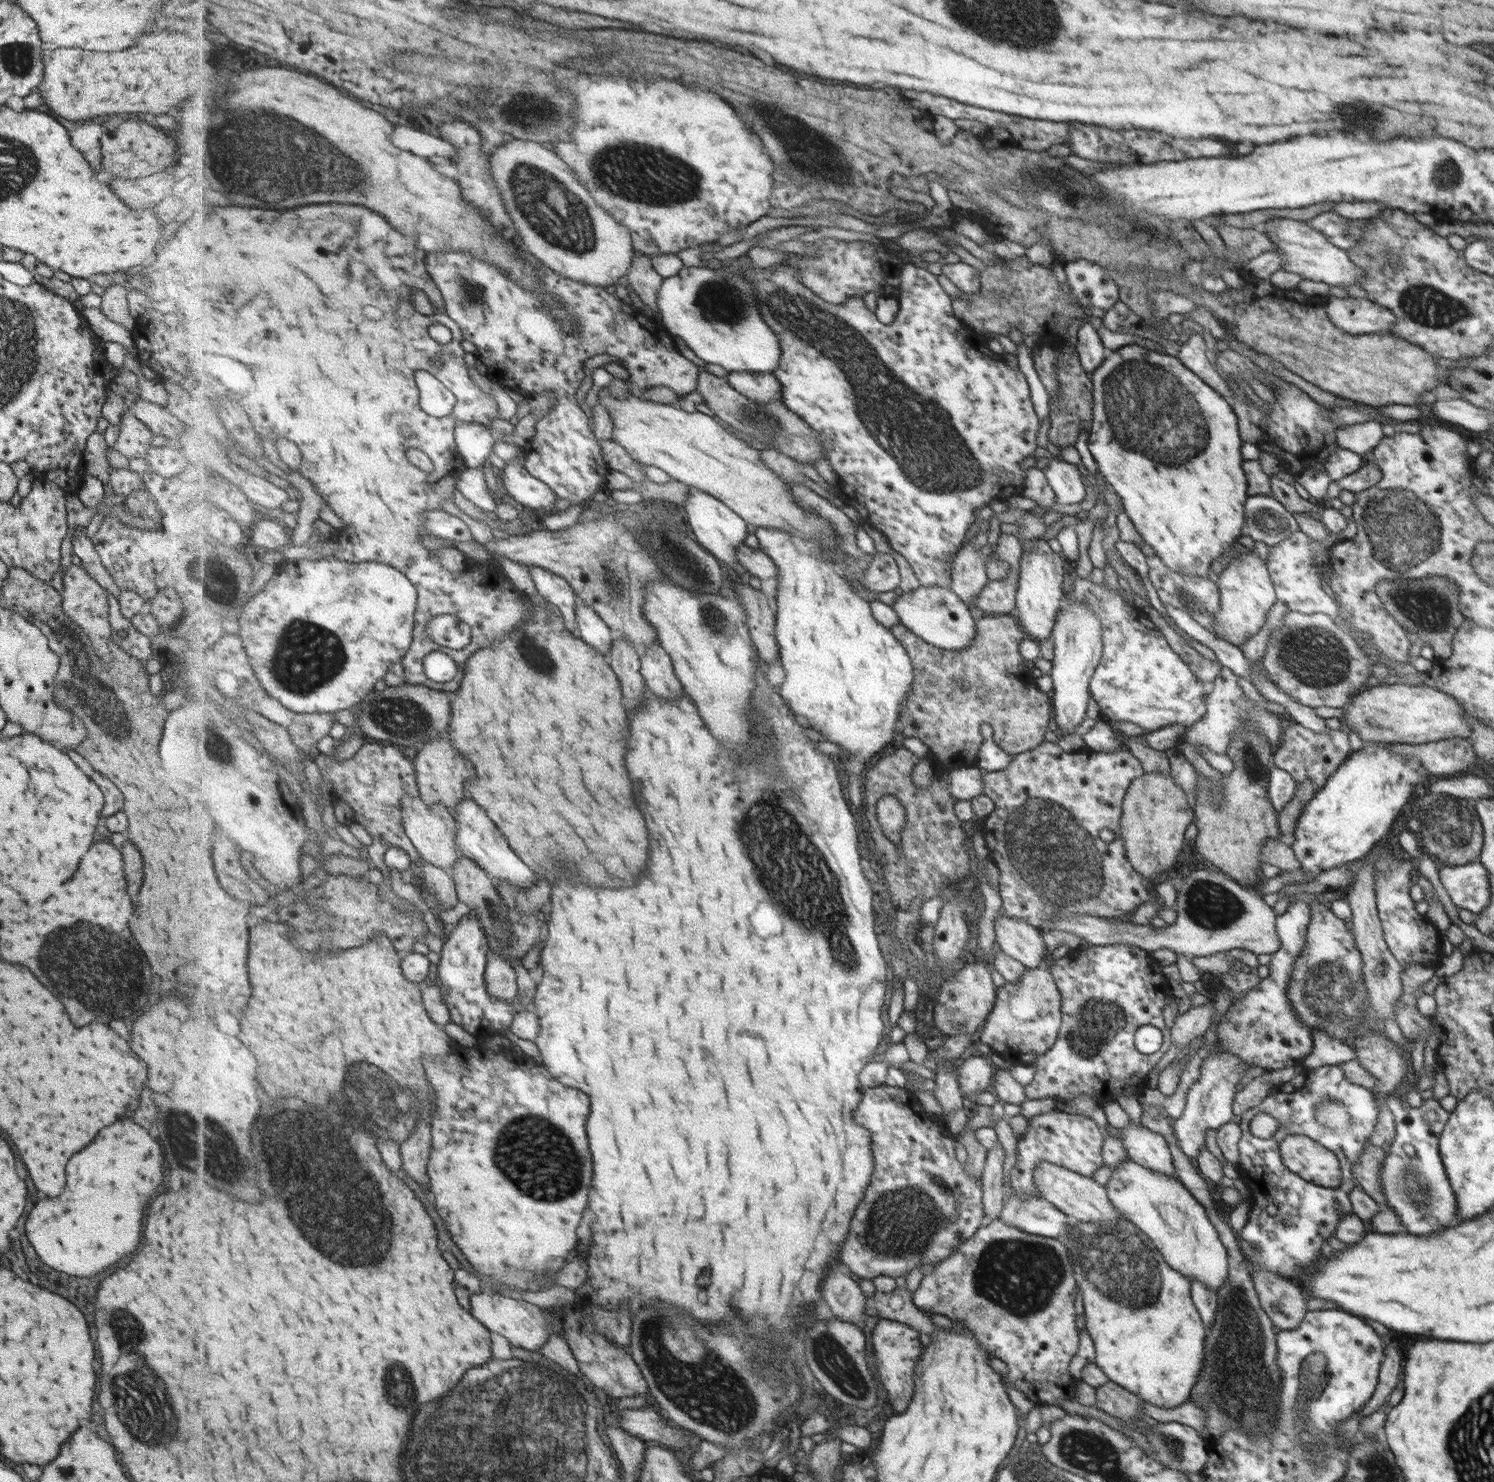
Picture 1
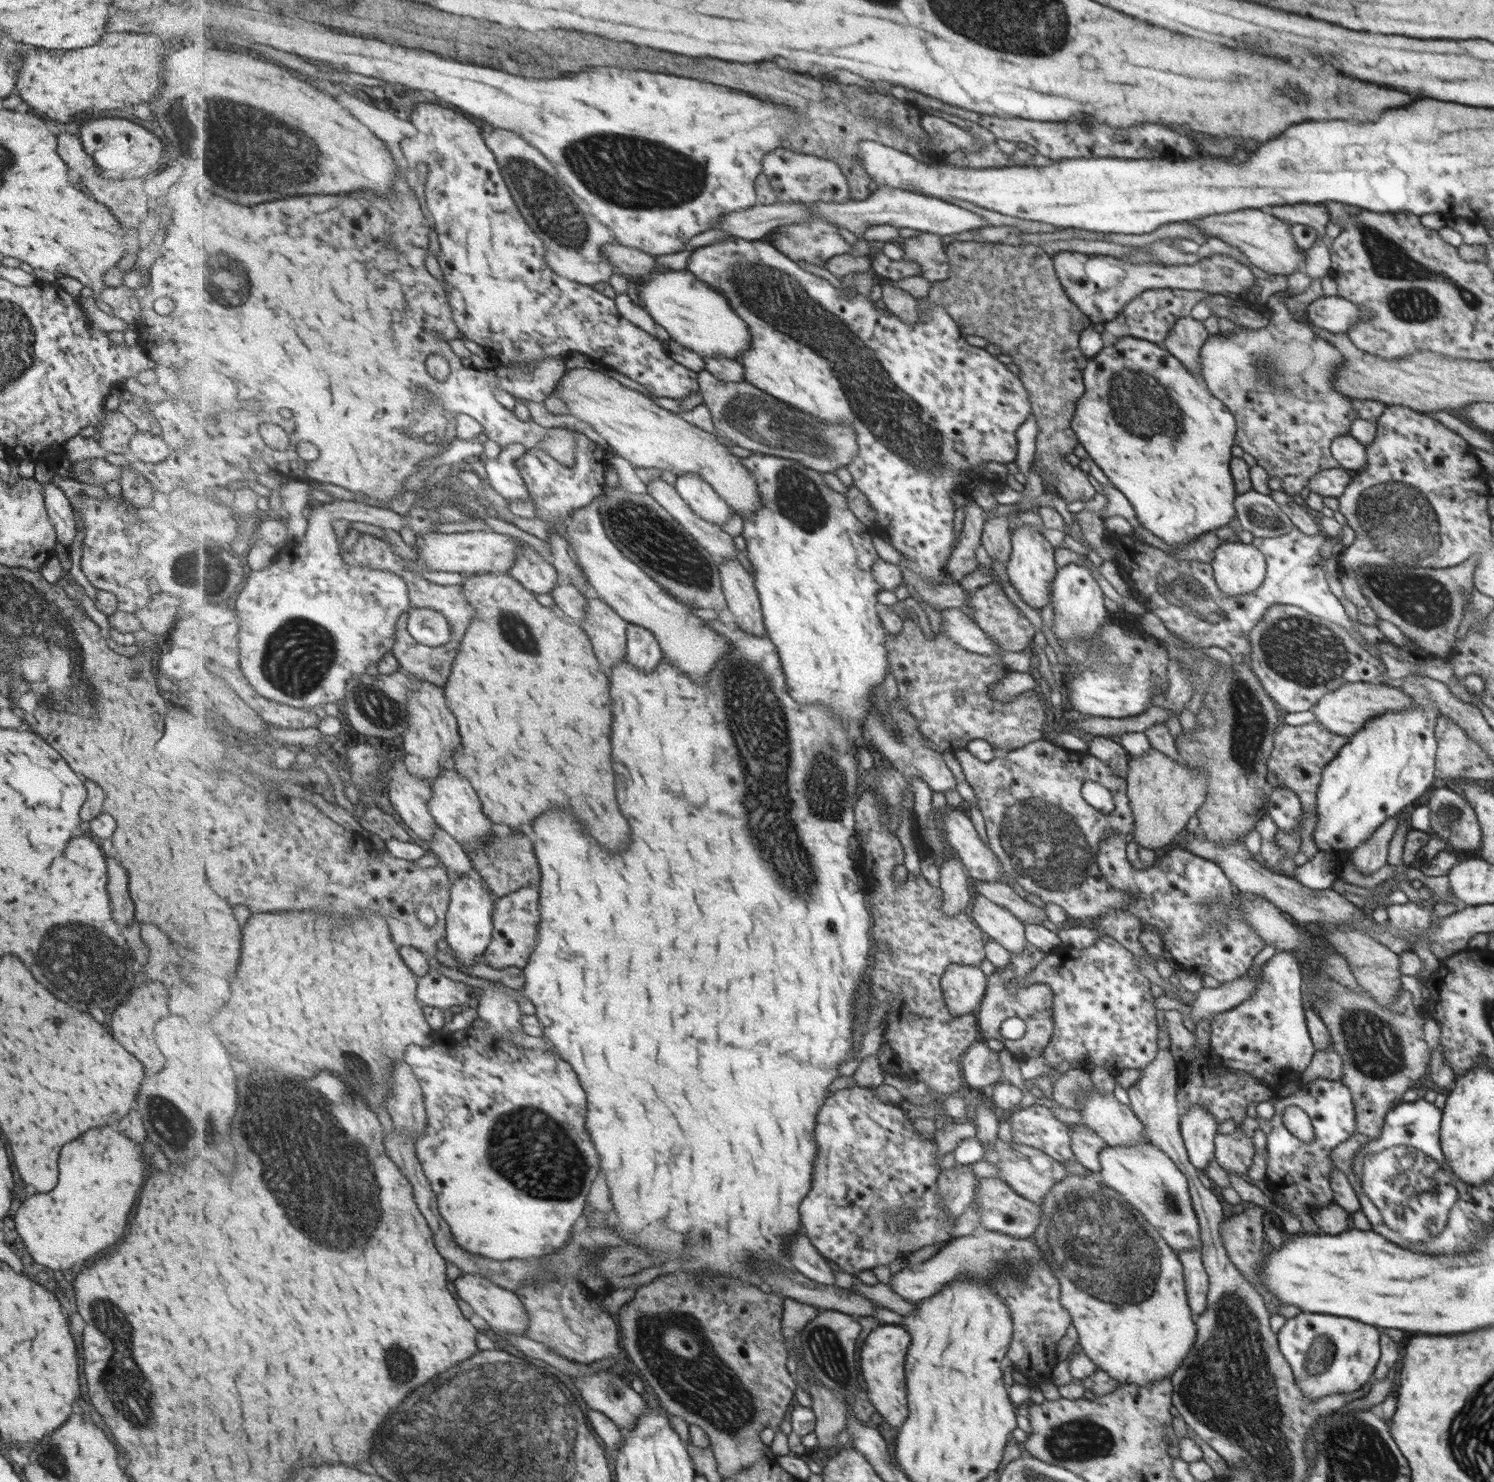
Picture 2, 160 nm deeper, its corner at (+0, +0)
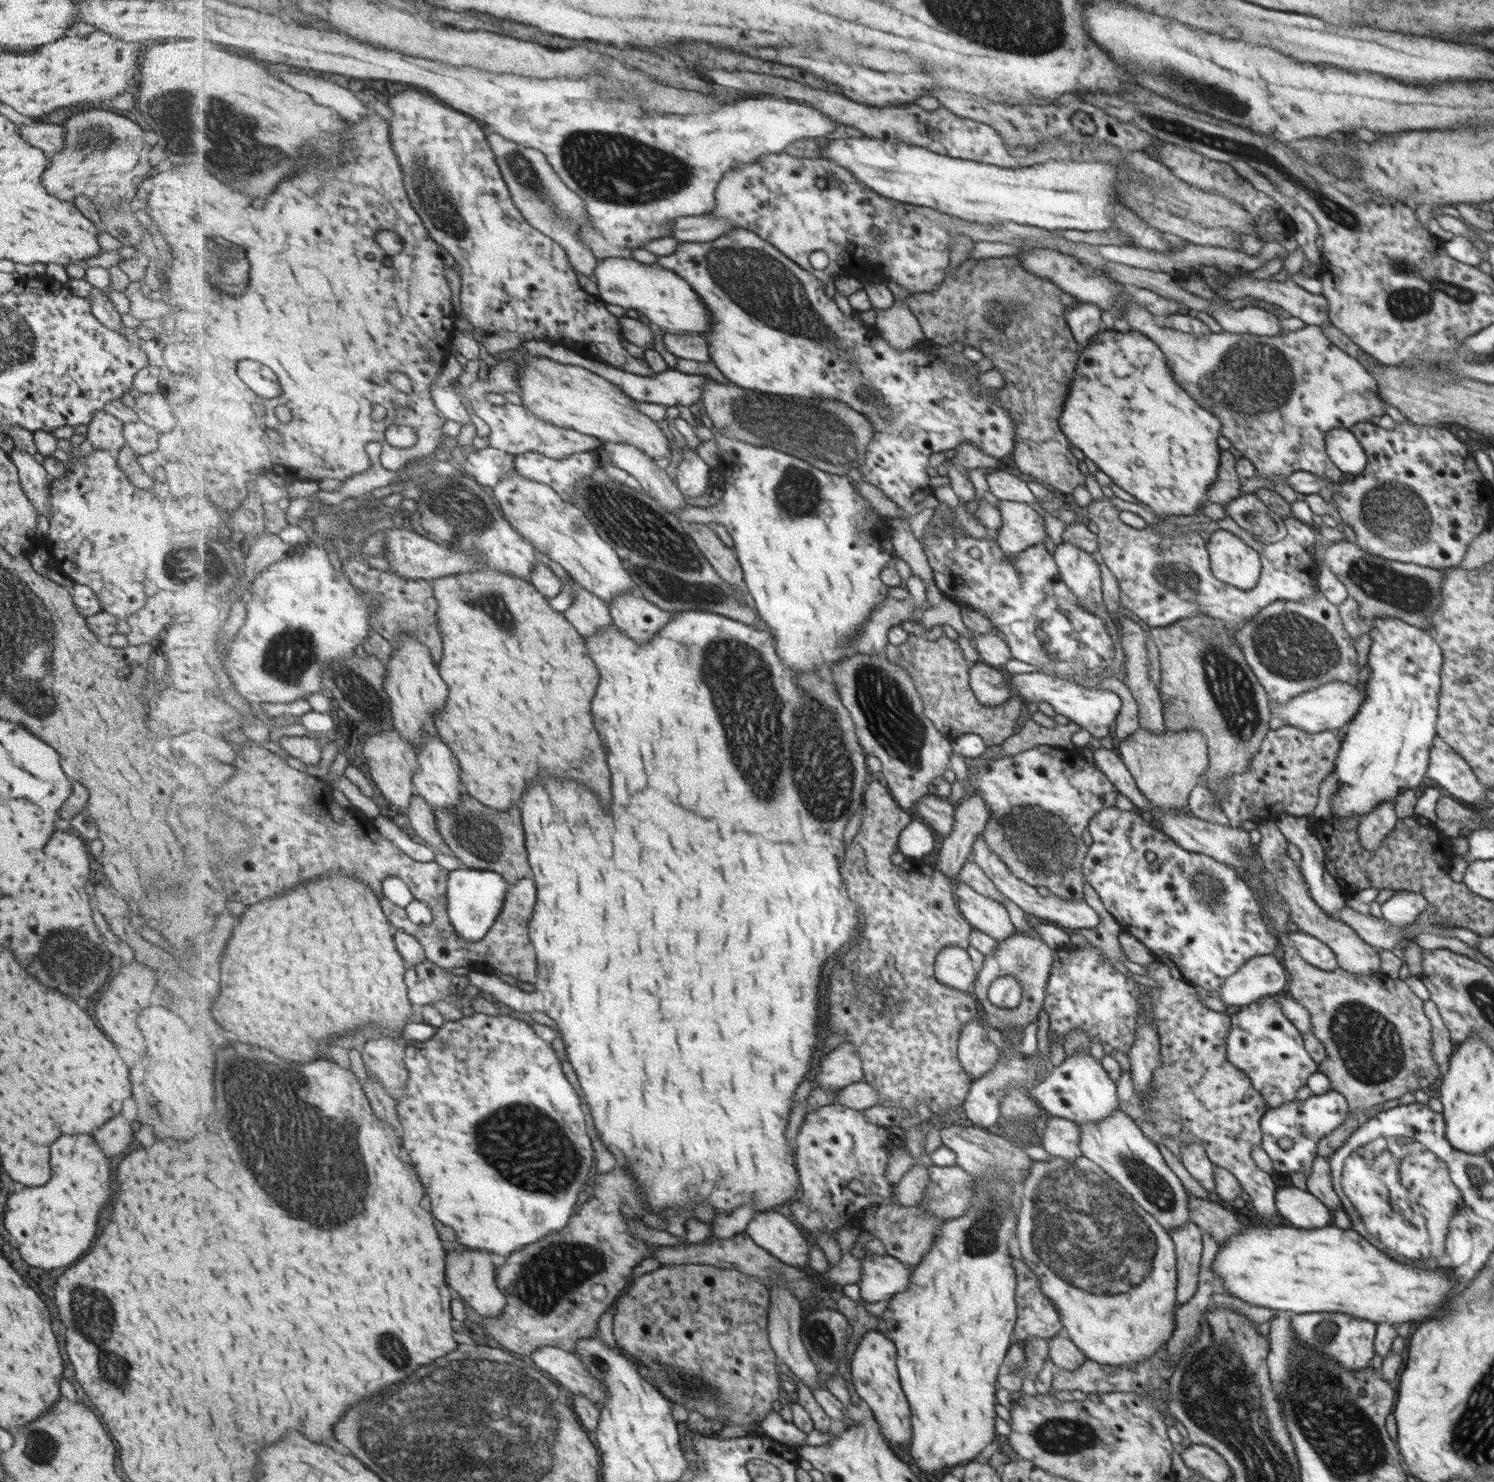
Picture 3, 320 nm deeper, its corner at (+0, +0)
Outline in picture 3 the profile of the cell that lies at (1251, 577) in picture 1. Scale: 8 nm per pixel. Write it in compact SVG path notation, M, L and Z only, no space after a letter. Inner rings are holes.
M1220 529L1212 532L1204 547L1208 552L1210 571L1219 583L1234 586L1239 590L1249 590L1259 582L1259 554L1231 532Z

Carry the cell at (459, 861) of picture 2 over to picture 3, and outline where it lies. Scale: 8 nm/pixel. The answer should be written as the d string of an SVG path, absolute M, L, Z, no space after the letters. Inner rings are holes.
M418 792L413 795L405 813L414 832L429 844L435 852L443 852L449 856L454 856L451 848L439 832L432 806Z

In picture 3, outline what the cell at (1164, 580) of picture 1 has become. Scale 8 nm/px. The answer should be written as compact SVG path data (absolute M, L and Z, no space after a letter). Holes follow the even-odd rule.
M1105 496L1092 500L1086 508L1087 518L1099 530L1096 534L1098 552L1116 578L1120 604L1149 627L1167 626L1176 620L1192 617L1199 610L1237 628L1273 601L1300 601L1321 595L1317 589L1318 570L1313 550L1320 537L1313 533L1313 526L1297 519L1285 520L1286 535L1281 540L1261 543L1259 582L1249 590L1239 590L1219 583L1212 575L1208 552L1199 533L1177 533L1169 538L1162 537L1149 526L1135 530L1119 520L1117 508Z

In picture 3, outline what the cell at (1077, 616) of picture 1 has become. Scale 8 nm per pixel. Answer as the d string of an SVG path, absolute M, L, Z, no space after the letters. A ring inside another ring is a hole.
M1062 540L1053 550L1053 560L1055 560L1055 564L1057 564L1057 568L1060 570L1063 592L1071 594L1073 598L1088 598L1096 603L1102 602L1099 568L1097 568L1095 560L1087 552L1077 548L1071 542Z

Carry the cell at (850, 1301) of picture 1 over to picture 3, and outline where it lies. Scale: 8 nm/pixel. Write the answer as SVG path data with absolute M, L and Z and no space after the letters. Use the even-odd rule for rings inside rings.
M765 1208L764 1211L757 1211L747 1225L748 1234L761 1248L768 1250L779 1260L803 1268L809 1262L809 1241L805 1241L805 1234L797 1228L787 1216L775 1212L775 1208Z

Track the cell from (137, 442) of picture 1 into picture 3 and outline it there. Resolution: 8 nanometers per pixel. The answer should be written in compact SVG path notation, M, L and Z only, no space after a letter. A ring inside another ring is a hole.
M105 411L93 412L86 426L84 435L94 449L116 453L125 445L122 422Z

